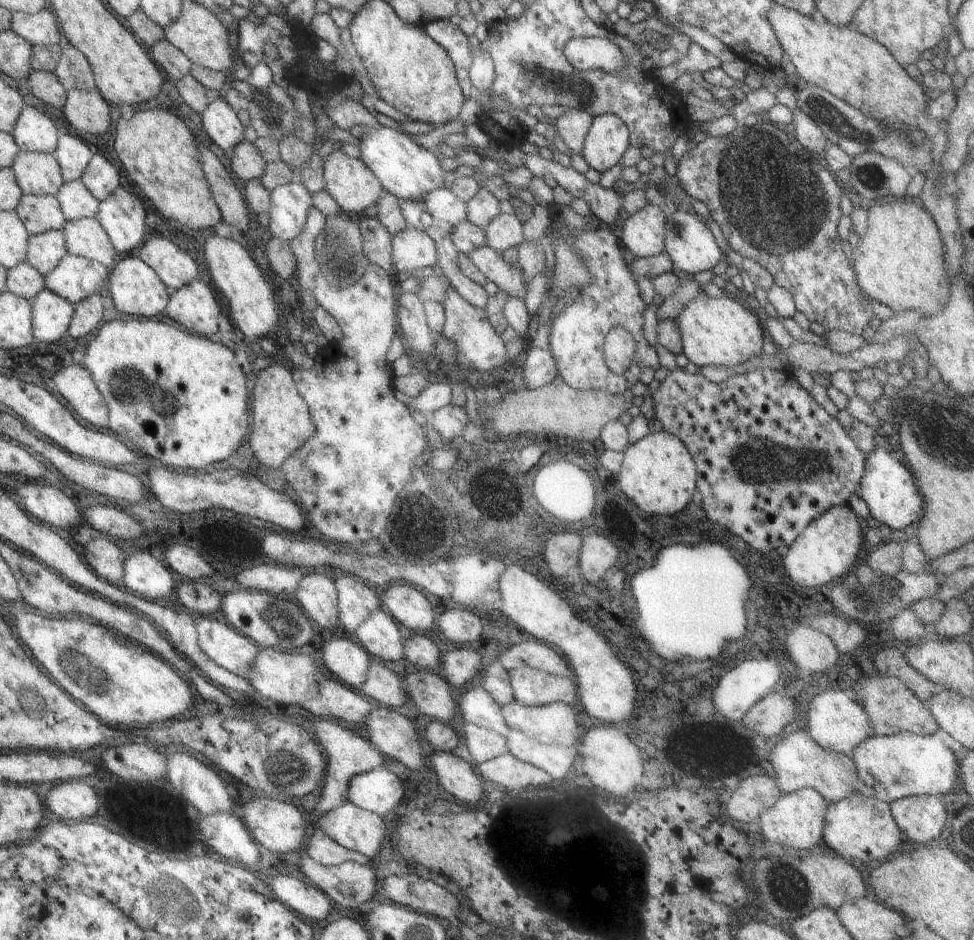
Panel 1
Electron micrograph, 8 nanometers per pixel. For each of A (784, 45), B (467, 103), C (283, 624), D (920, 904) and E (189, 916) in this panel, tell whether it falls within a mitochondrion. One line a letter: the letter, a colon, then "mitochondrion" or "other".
A: other
B: other
C: mitochondrion
D: other
E: mitochondrion

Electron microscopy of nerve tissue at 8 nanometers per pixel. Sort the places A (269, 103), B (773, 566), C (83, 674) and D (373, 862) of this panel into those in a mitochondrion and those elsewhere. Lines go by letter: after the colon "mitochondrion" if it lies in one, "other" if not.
A: mitochondrion
B: other
C: mitochondrion
D: other

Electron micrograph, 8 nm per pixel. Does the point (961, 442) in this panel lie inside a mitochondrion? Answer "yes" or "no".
yes

